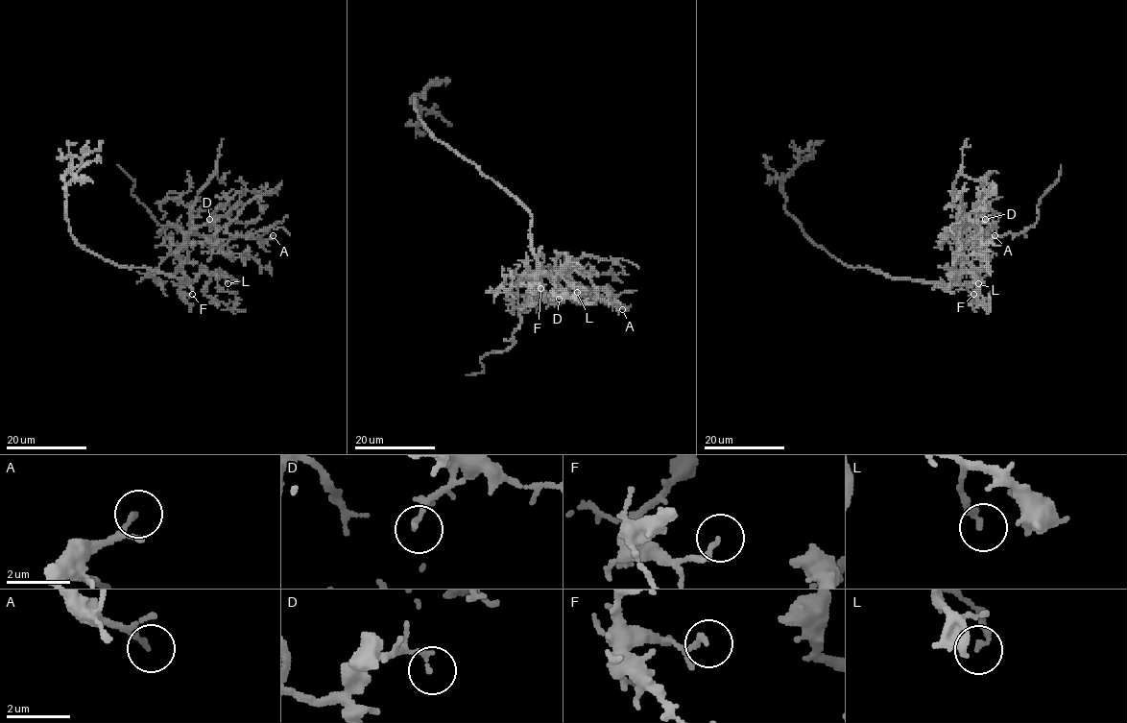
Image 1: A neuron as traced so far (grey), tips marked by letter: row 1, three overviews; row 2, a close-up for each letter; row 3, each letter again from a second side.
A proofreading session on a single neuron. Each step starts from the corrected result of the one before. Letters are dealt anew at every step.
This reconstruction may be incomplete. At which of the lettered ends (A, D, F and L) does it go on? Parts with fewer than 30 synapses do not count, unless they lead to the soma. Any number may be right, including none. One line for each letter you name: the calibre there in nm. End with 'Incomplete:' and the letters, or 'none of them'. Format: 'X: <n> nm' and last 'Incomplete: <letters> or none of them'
F: 130 nm
Incomplete: F

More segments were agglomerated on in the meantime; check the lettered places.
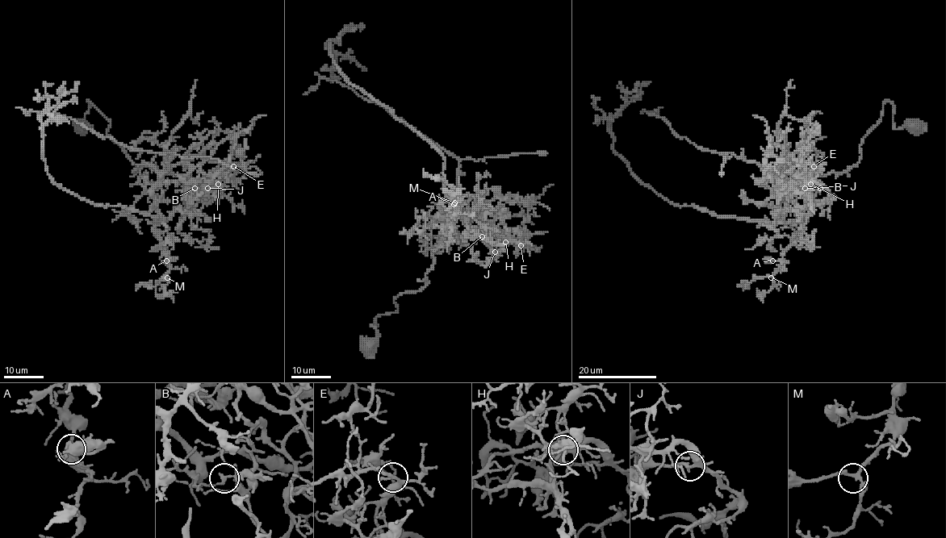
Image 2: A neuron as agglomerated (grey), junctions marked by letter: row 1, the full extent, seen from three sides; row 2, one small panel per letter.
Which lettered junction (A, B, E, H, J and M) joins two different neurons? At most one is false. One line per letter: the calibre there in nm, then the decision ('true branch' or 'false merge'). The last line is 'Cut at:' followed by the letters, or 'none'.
A: 220 nm thick; true branch
B: 140 nm thick; false merge
E: 200 nm thick; true branch
H: 180 nm thick; true branch
J: 240 nm thick; true branch
M: 180 nm thick; true branch
Cut at: B

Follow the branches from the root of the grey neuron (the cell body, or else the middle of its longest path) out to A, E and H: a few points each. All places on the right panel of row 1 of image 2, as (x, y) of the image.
A: (913, 128), (894, 127), (894, 107), (886, 101), (855, 164), (784, 182), (784, 220), (797, 235), (772, 260)
E: (913, 128), (894, 127), (894, 107), (886, 101), (855, 164), (782, 185), (797, 182), (814, 166)
H: (913, 128), (894, 127), (894, 107), (886, 101), (855, 164), (782, 185), (810, 184)

